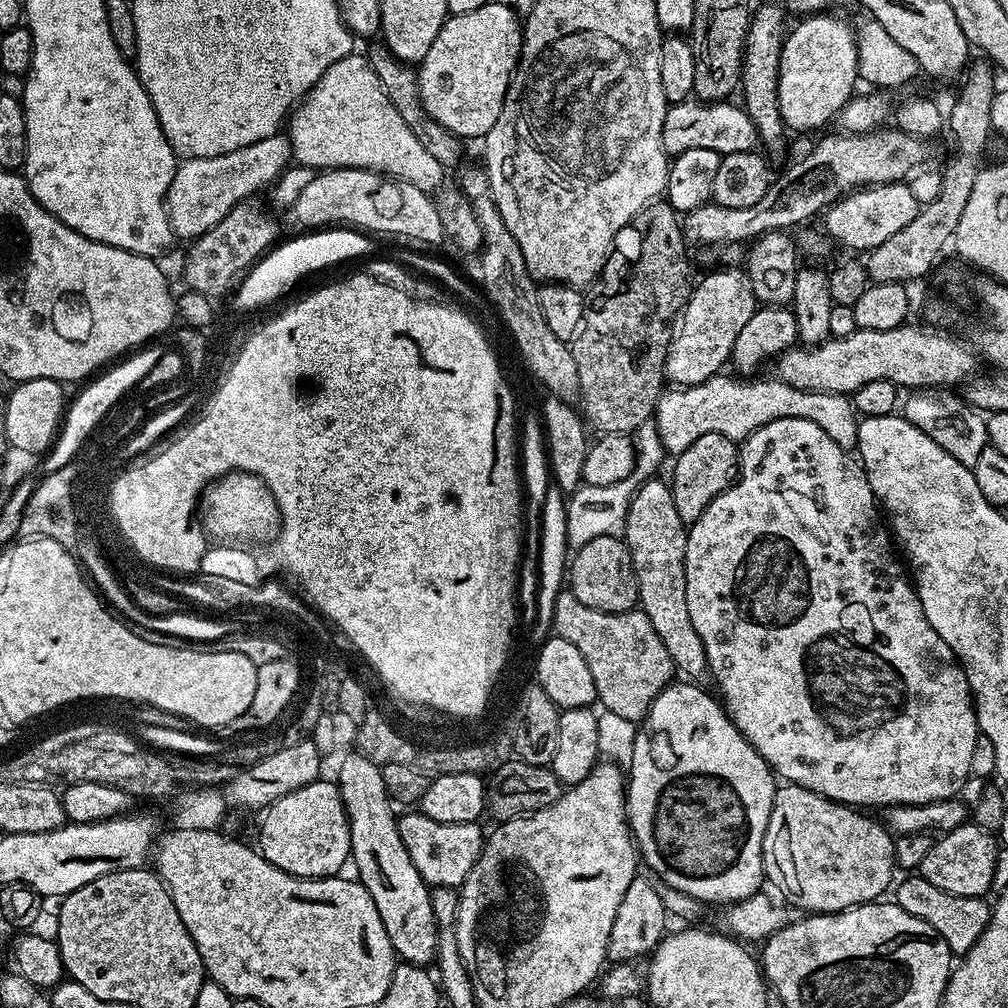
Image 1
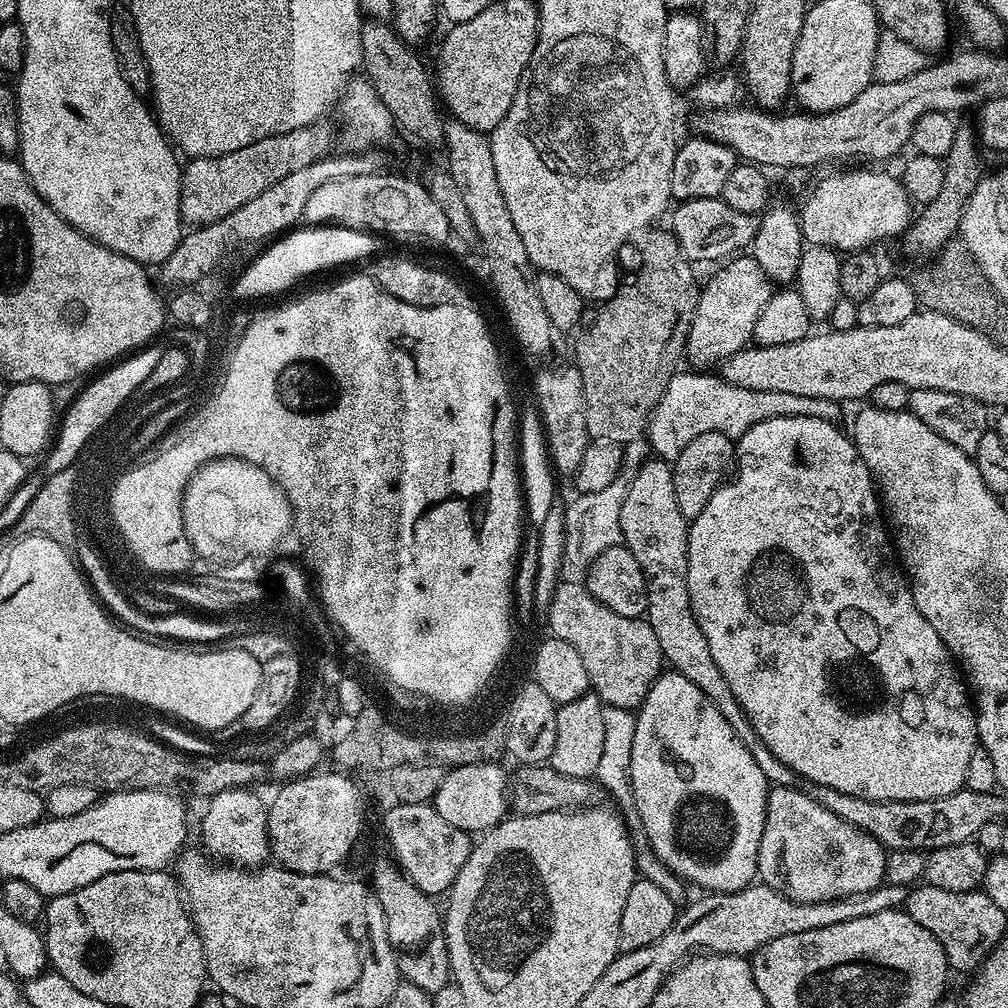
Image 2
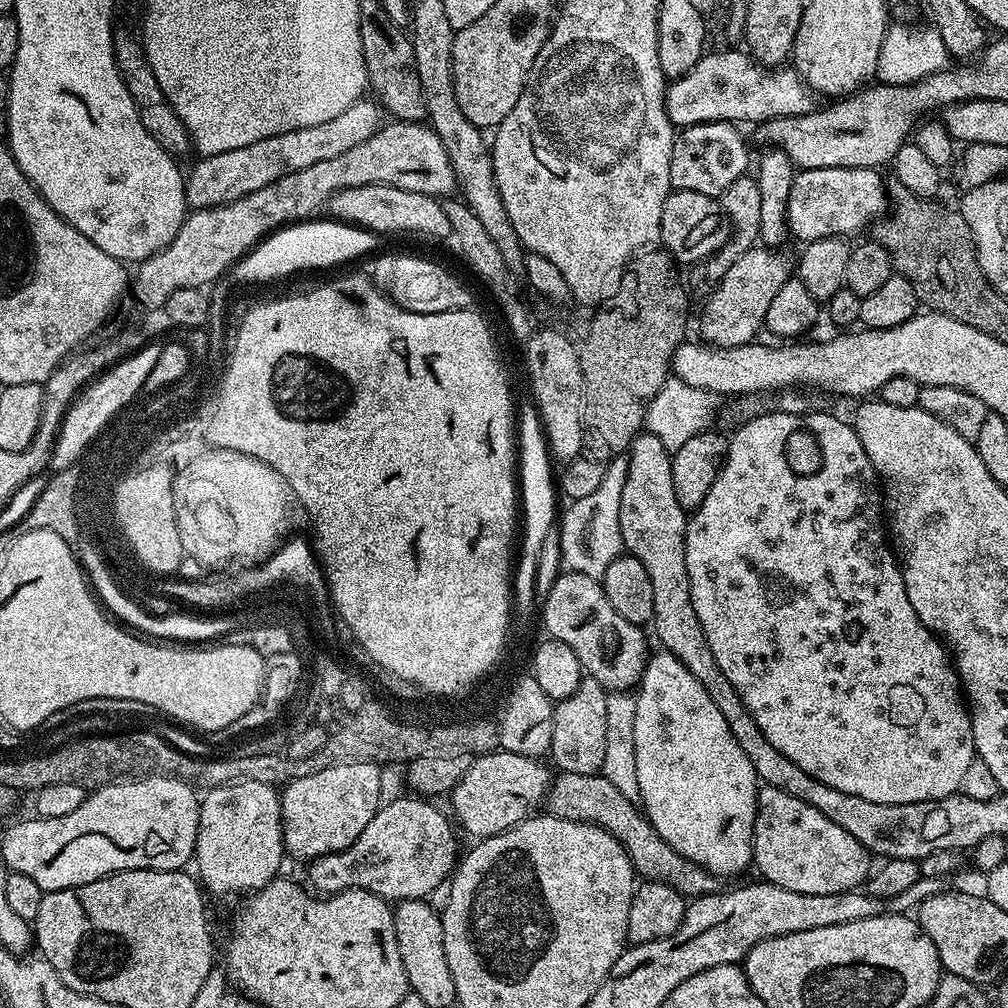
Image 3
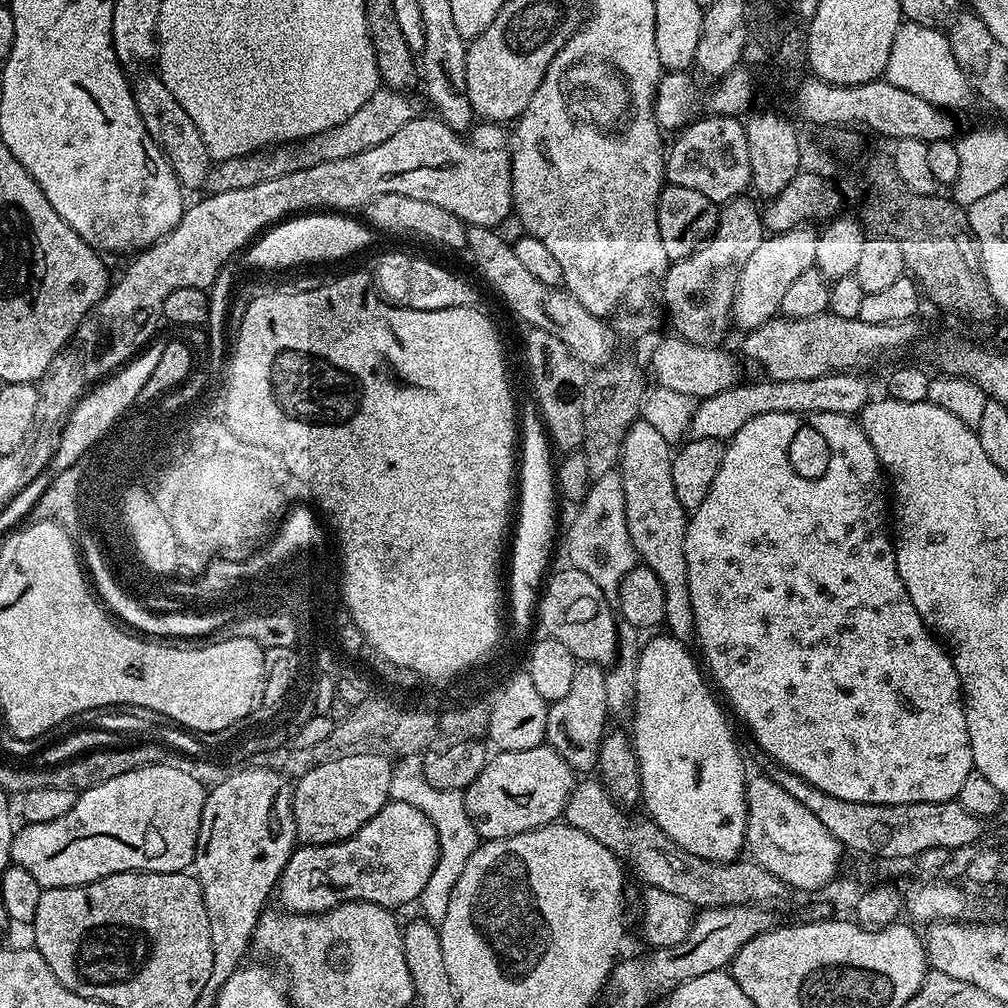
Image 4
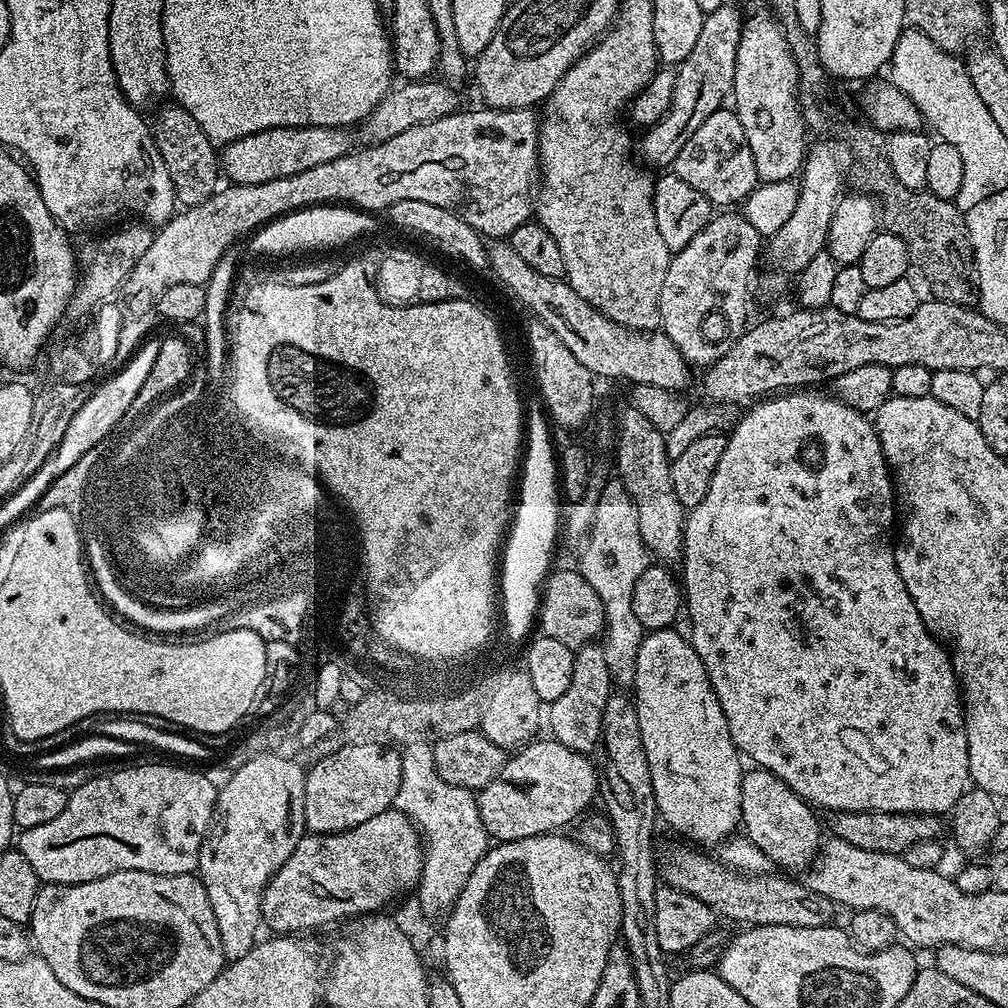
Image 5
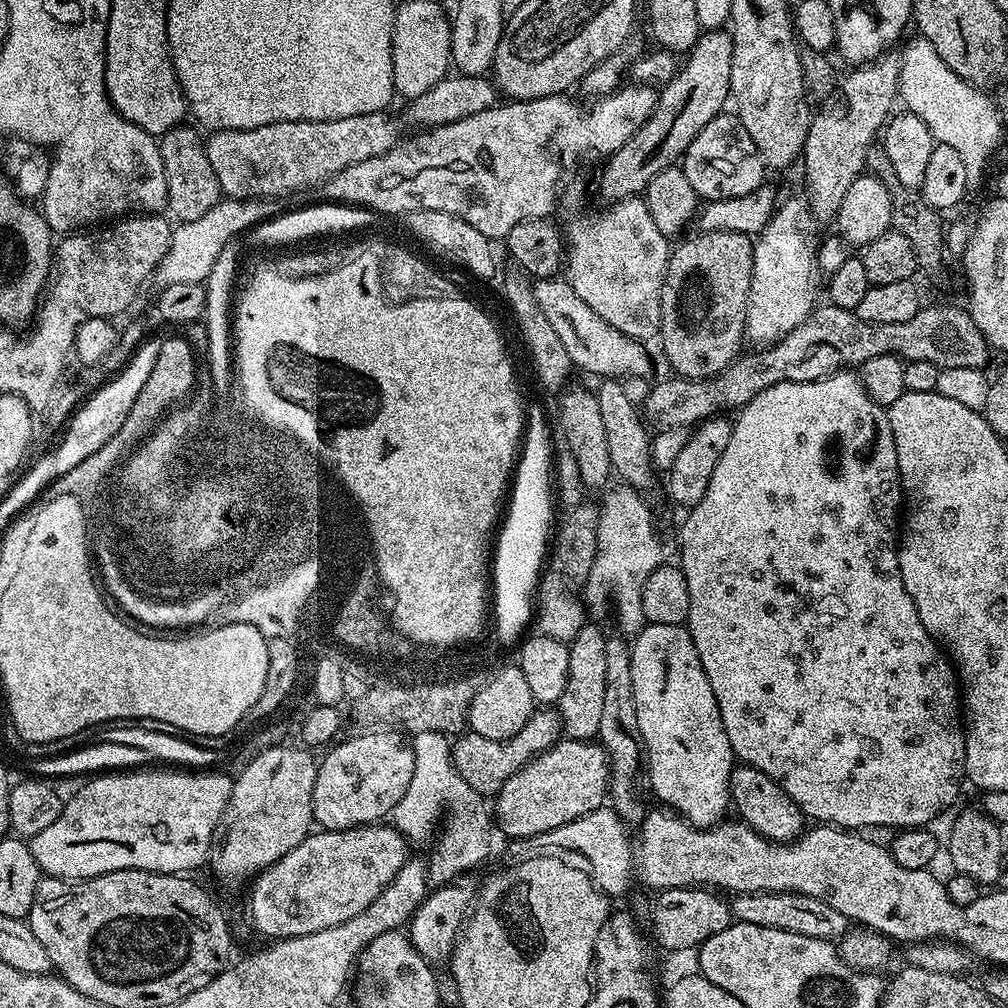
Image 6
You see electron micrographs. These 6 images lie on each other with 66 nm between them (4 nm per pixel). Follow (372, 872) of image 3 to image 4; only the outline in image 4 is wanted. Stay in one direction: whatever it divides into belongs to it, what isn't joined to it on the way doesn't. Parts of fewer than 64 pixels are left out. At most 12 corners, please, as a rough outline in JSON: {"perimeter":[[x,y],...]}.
{"perimeter":[[389,799],[336,844],[297,847],[281,909],[419,901],[433,822]]}

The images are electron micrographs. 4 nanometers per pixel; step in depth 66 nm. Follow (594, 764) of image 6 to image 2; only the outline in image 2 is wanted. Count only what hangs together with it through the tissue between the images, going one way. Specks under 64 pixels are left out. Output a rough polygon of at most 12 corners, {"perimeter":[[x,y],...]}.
{"perimeter":[[493,762],[447,769],[443,820],[483,834],[510,812],[510,776]]}

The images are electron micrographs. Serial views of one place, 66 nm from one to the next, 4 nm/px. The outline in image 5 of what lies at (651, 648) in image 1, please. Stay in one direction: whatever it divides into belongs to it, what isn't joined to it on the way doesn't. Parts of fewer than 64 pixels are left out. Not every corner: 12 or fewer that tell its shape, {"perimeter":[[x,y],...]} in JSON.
{"perimeter":[[577,569],[545,581],[543,635],[579,650],[603,633],[604,603]]}

